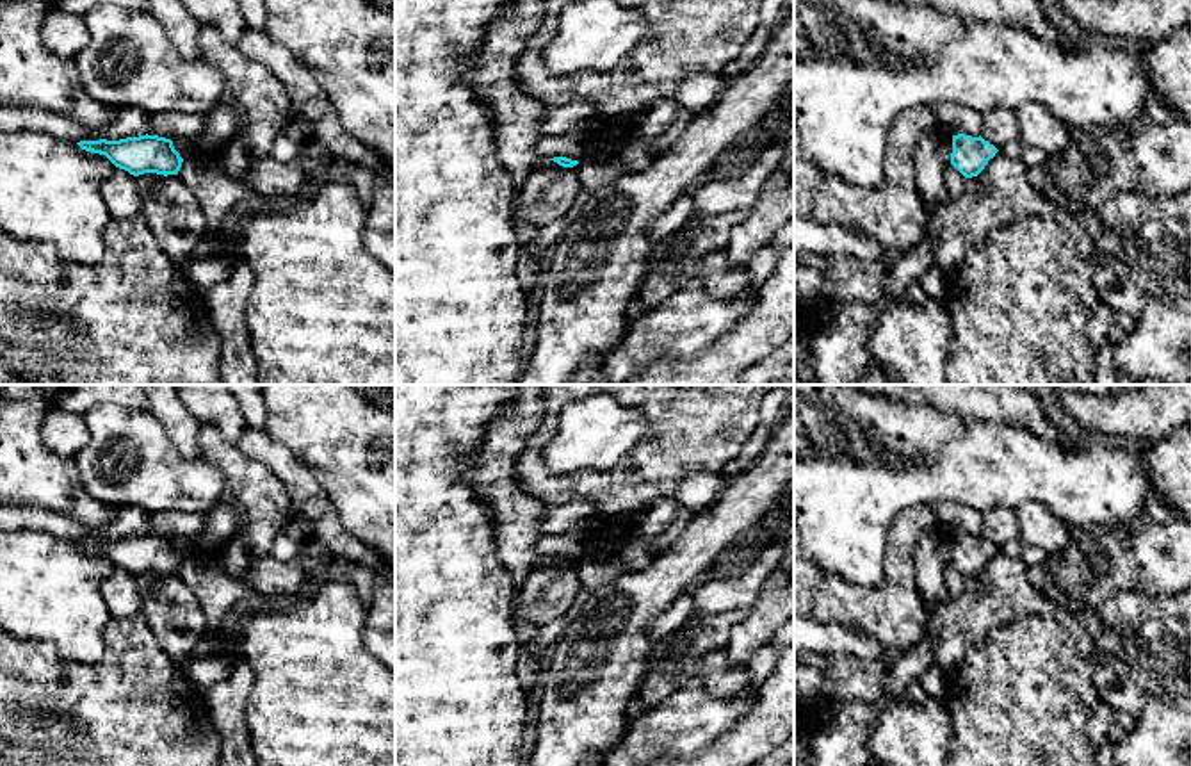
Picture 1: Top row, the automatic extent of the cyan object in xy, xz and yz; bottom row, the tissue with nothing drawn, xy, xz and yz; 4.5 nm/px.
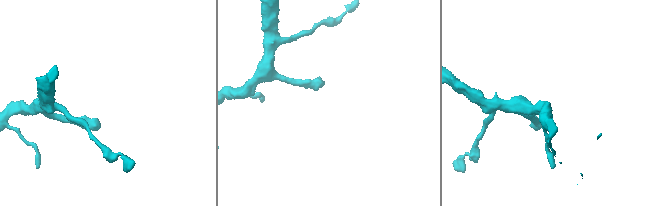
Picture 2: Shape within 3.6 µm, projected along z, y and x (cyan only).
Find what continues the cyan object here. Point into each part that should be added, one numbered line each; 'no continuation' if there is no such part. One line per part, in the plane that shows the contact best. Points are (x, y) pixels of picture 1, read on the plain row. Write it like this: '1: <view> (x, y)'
no continuation

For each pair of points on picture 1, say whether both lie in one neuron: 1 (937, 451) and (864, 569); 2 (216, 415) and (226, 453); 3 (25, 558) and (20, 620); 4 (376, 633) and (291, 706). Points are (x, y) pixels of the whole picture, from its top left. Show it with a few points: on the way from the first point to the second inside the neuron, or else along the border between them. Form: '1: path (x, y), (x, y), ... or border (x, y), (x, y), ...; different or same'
1: path (908, 480), (864, 524), (864, 540); same
2: border (202, 423), (207, 423), (235, 444); different
3: path (25, 574), (25, 604); same
4: border (365, 604), (364, 645), (376, 660); different

